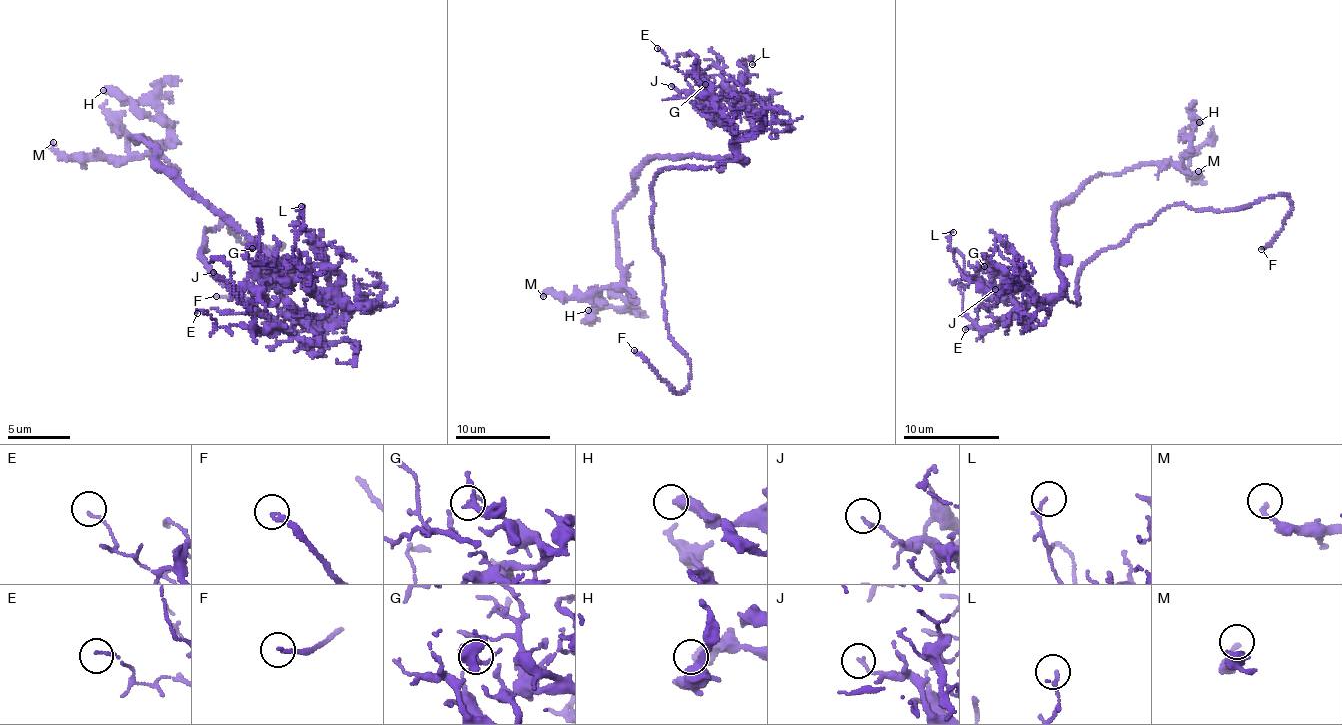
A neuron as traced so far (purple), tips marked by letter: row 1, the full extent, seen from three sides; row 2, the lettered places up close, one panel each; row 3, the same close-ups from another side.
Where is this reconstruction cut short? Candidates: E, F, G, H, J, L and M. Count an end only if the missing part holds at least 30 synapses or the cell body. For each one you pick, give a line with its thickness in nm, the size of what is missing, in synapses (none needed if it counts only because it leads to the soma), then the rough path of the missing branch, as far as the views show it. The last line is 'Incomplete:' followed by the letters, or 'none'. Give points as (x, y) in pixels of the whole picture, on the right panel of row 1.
F: 170 nm thick; missing branch runs (1261, 249), (1244, 254), (1176, 264), (1118, 266), (1106, 274)
Incomplete: F

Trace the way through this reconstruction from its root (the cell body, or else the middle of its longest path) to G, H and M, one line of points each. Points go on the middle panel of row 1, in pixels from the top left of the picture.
G: (725, 164), (735, 159), (735, 139), (714, 117), (714, 112), (699, 94), (705, 84)
H: (725, 164), (742, 162), (693, 155), (648, 160), (615, 213), (621, 286), (632, 303), (588, 310)
M: (725, 164), (742, 162), (693, 155), (648, 160), (615, 213), (621, 282), (587, 294), (543, 296)

